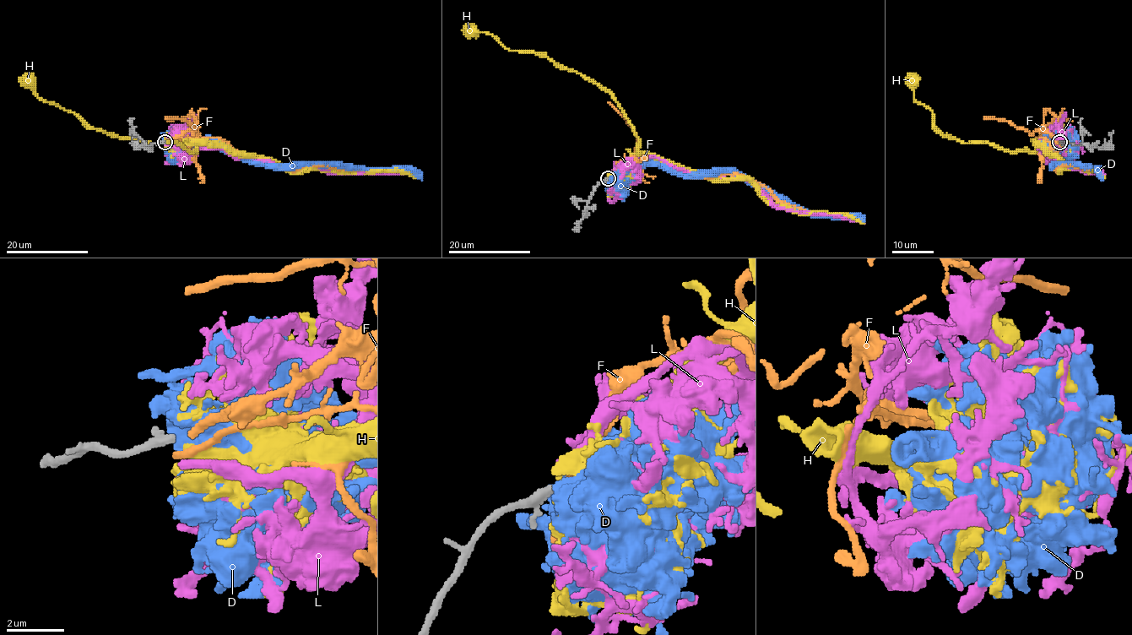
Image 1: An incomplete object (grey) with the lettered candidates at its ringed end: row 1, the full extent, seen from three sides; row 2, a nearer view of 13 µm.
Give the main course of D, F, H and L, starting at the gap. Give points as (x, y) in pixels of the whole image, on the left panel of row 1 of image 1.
D: (165, 139), (215, 143), (247, 158), (275, 165), (412, 169), (422, 180)
F: (167, 142), (188, 138), (219, 138), (234, 149), (284, 168), (298, 169), (319, 165), (361, 169)
H: (165, 139), (172, 135), (196, 151), (87, 126), (42, 100), (29, 81)
L: (166, 144), (189, 154), (198, 149), (222, 149), (235, 157), (269, 160), (291, 168), (422, 175)

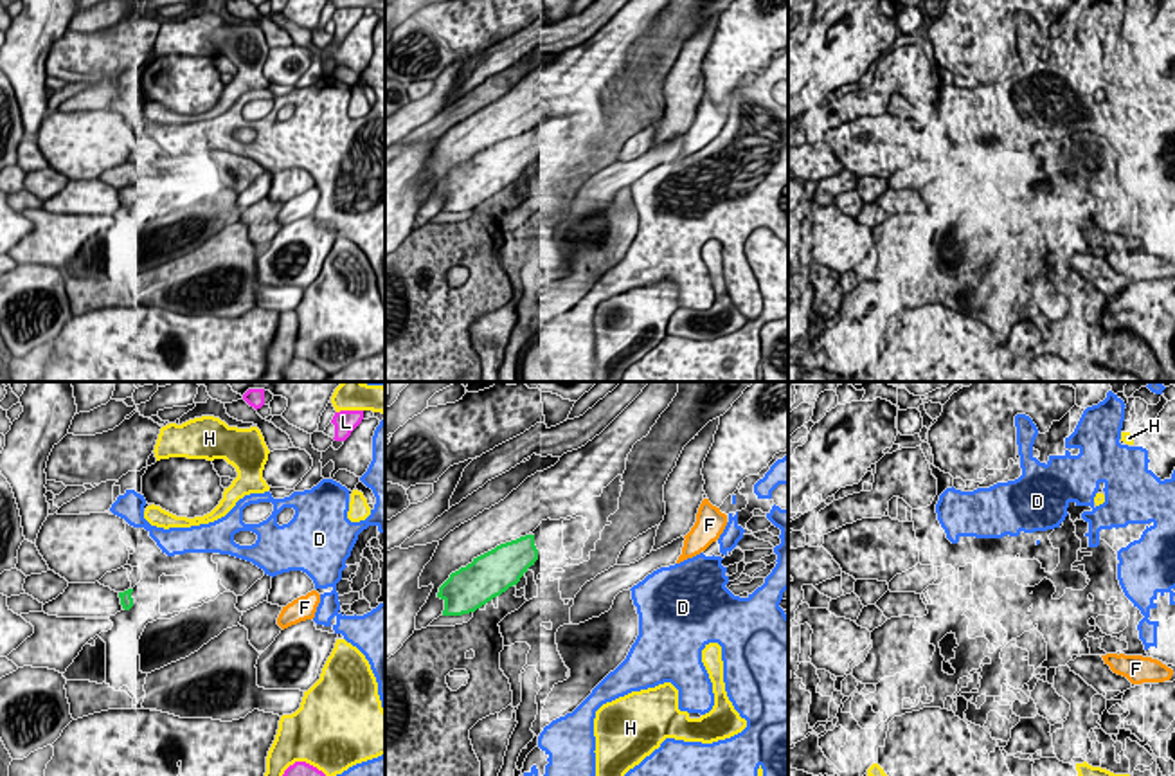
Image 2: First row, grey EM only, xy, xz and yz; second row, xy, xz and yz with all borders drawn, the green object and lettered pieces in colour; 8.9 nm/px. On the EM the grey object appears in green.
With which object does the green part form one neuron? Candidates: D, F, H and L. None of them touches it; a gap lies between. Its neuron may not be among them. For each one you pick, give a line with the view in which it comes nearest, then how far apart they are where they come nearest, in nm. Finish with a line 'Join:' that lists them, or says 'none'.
F: xz | 1250 nm
Join: F

